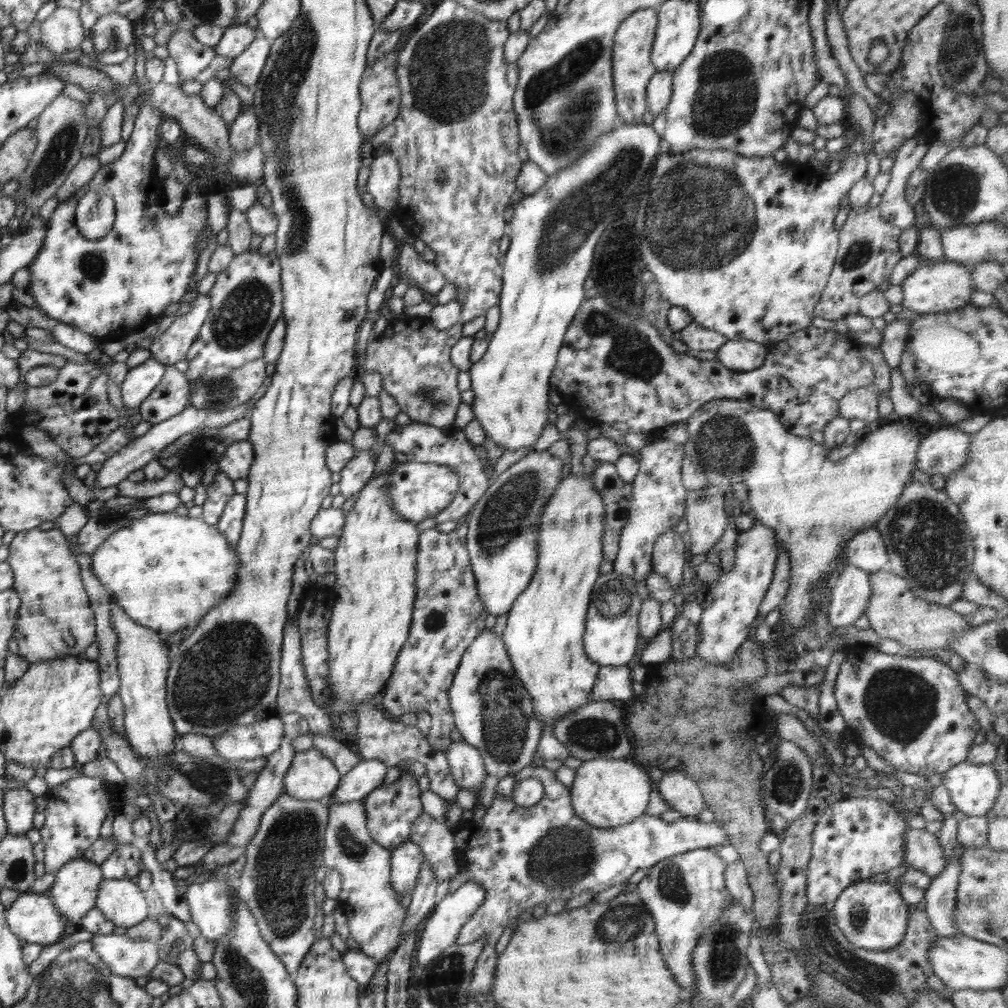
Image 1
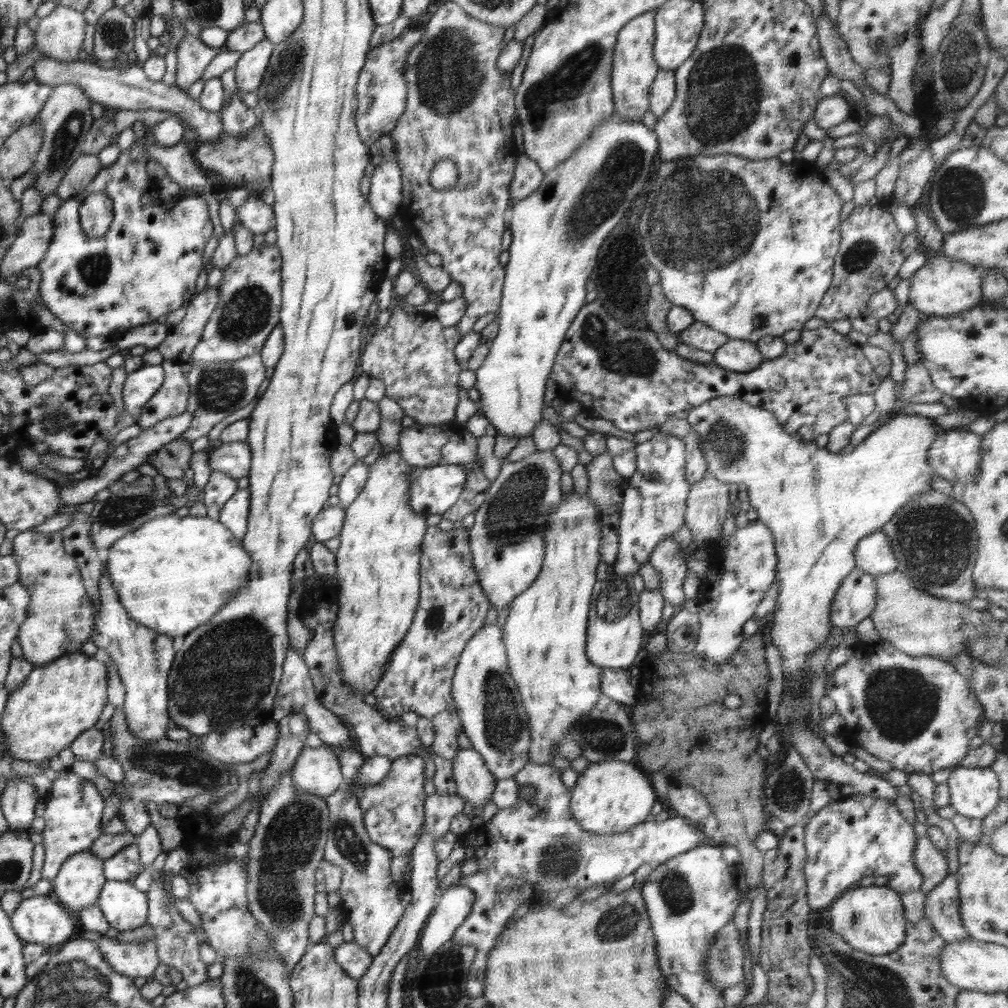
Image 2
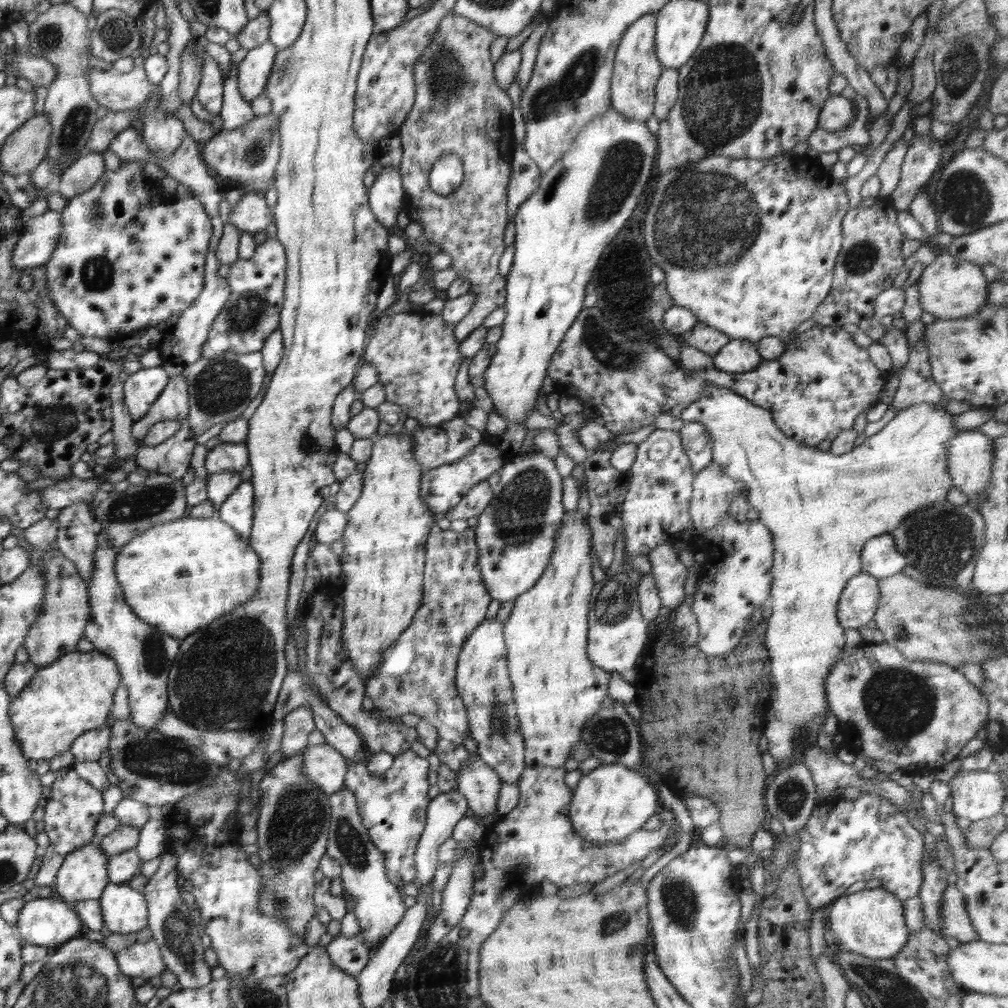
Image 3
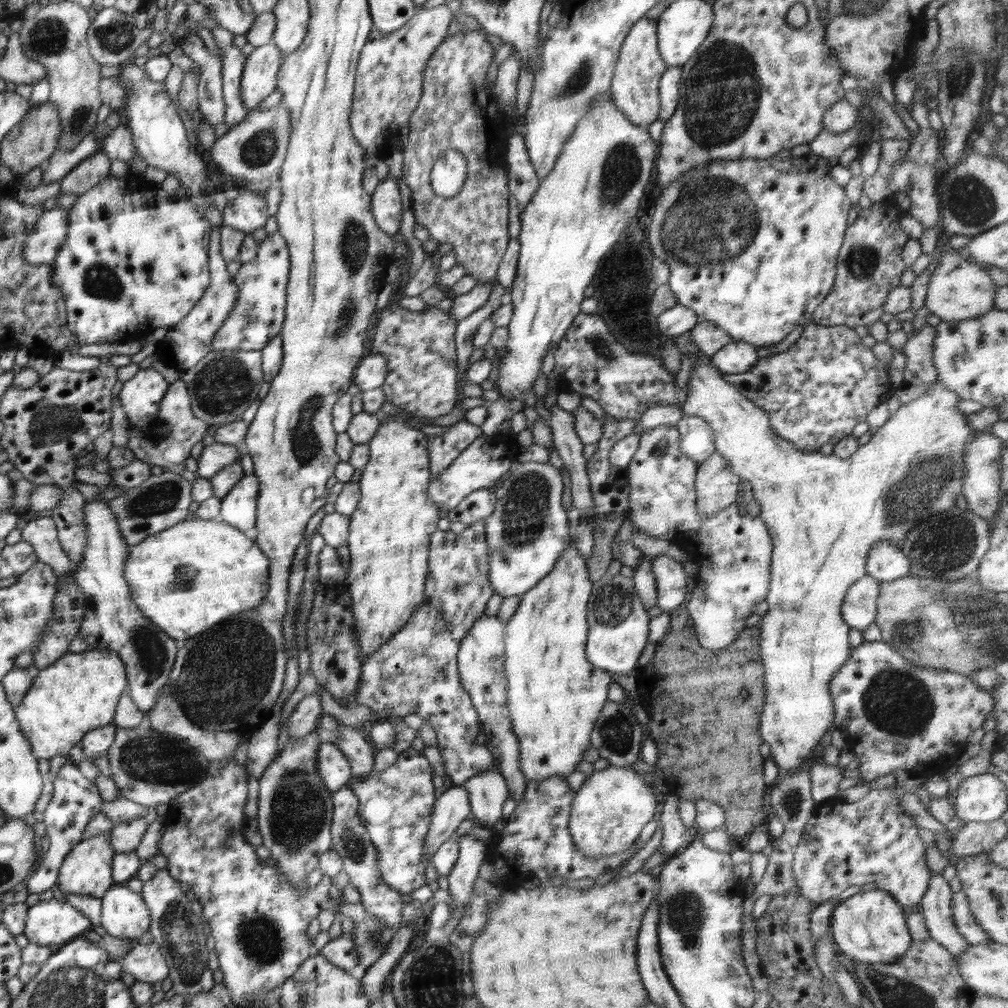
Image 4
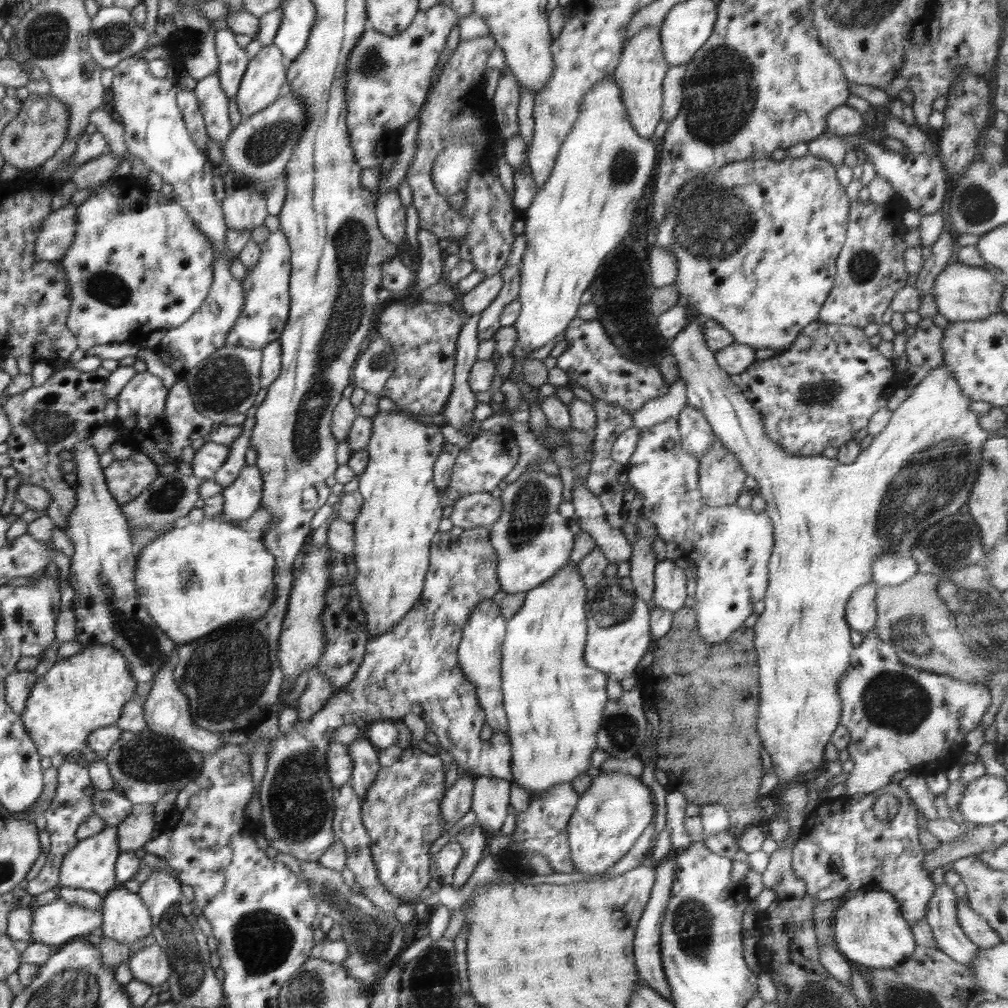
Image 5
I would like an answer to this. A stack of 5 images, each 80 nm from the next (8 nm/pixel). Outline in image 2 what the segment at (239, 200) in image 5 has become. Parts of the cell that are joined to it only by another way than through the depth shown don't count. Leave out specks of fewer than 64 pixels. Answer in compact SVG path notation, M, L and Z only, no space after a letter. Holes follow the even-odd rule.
M253 192L240 207L236 208L236 220L253 232L253 235L265 234L275 229L275 214L270 205L262 201L260 194Z

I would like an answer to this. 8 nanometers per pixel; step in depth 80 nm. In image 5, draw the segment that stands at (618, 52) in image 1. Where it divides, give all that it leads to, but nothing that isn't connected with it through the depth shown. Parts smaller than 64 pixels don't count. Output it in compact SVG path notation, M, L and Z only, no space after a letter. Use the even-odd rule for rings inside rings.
M654 27L641 28L628 39L621 55L613 78L619 86L622 104L638 134L646 139L653 139L654 130L662 118L663 80L666 71L671 67L663 55L659 30Z

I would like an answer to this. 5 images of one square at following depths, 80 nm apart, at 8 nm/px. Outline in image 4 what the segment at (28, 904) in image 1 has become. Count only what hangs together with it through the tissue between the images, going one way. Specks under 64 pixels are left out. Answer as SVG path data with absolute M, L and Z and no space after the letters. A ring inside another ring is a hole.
M54 898L28 907L23 934L30 943L40 946L64 945L90 928L93 922L84 912Z

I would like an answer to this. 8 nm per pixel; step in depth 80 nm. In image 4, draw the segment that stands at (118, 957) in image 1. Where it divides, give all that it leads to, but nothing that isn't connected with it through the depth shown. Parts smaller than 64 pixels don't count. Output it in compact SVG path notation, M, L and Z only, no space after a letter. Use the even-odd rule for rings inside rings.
M138 944L120 960L121 971L132 974L138 981L153 984L163 981L170 968L158 944Z

